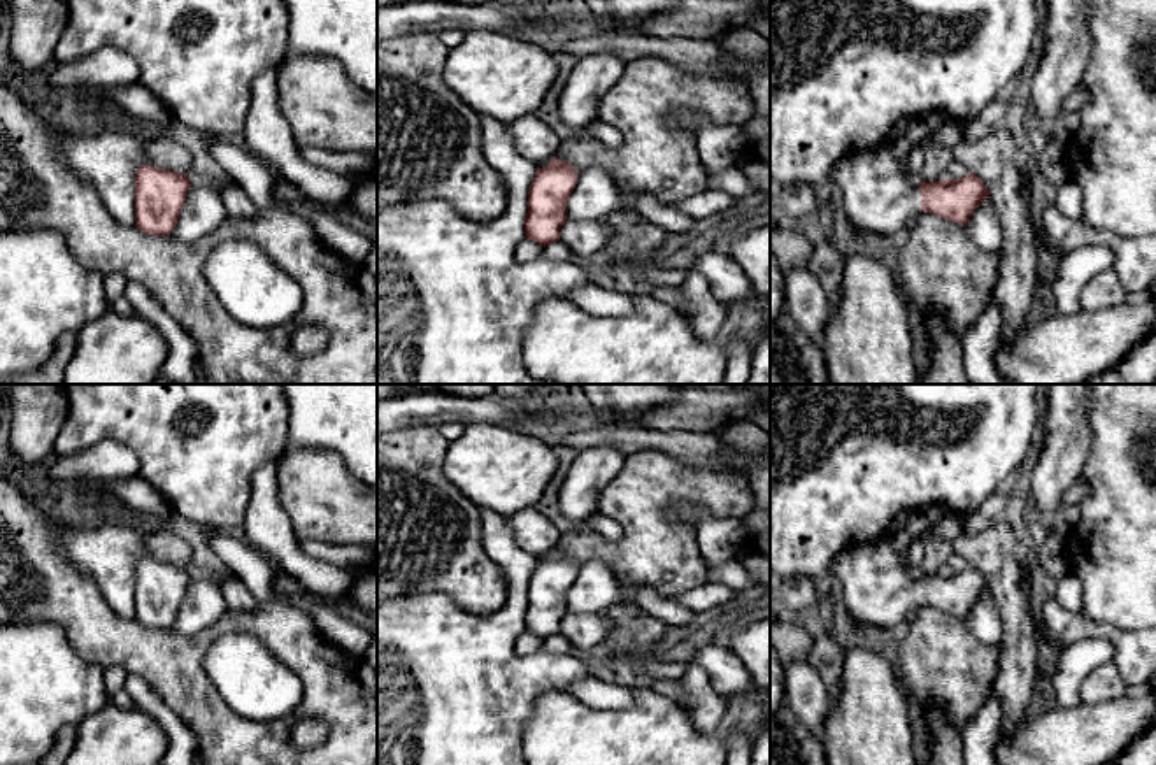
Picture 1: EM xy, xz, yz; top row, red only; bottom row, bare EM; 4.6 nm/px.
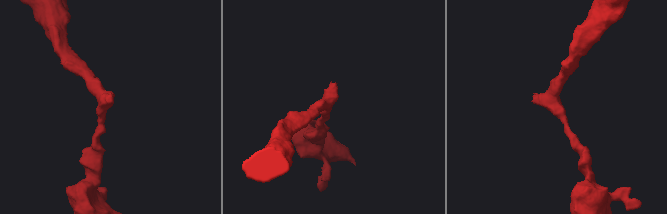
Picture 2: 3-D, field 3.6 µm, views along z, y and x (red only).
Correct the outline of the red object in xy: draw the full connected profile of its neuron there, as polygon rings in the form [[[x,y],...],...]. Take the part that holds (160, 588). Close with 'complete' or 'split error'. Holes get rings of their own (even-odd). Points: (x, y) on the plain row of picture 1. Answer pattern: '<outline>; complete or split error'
[[[140,558],[135,568],[135,619],[149,628],[170,628],[189,581],[186,567]]]; complete

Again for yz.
[[[886,539],[842,551],[830,565],[830,579],[835,581],[851,616],[860,625],[879,628],[895,628],[903,621],[907,611],[916,611],[921,605],[930,605],[963,619],[970,614],[974,604],[989,591],[988,579],[972,565],[961,572],[923,574],[919,581],[910,579],[898,551]]]; split error

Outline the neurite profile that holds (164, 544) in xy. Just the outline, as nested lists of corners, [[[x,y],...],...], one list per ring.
[[[165,526],[147,530],[146,546],[156,561],[188,567],[193,558],[193,546]]]

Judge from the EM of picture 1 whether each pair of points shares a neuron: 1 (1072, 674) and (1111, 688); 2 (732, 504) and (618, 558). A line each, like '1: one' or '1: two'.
1: two
2: one

